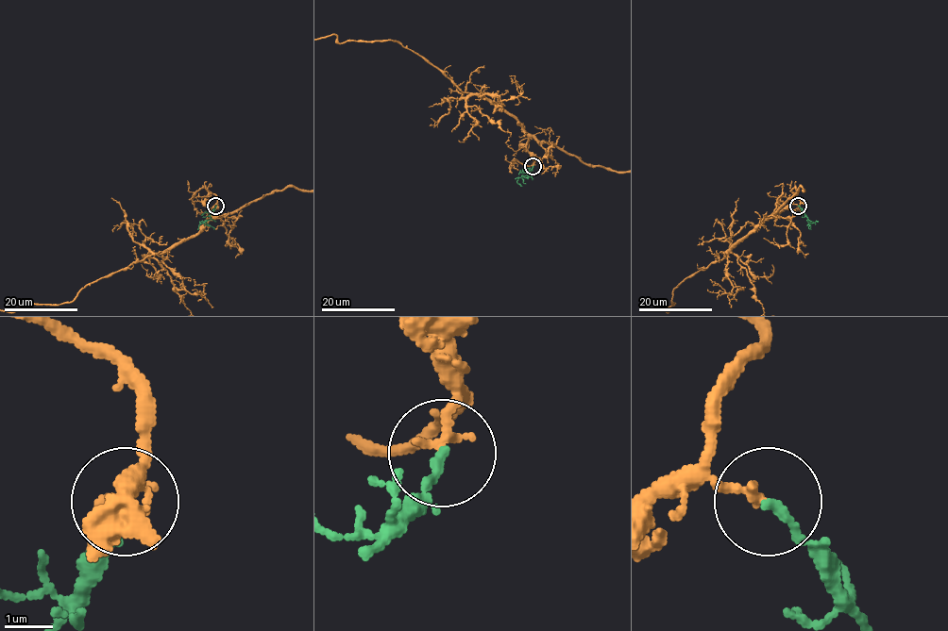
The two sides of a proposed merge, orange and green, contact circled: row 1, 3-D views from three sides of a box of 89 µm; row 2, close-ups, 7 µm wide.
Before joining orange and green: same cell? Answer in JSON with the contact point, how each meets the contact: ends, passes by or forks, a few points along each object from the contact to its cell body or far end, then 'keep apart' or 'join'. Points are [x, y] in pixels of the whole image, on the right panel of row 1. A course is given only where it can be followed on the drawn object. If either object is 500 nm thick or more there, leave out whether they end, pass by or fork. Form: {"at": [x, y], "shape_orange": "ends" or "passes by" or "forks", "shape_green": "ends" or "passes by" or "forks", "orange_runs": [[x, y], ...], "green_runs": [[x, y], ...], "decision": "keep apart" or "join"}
{"at": [798, 206], "shape_orange": "ends", "shape_green": "ends", "green_runs": [[798, 206], [810, 223], [818, 222]], "decision": "join"}

